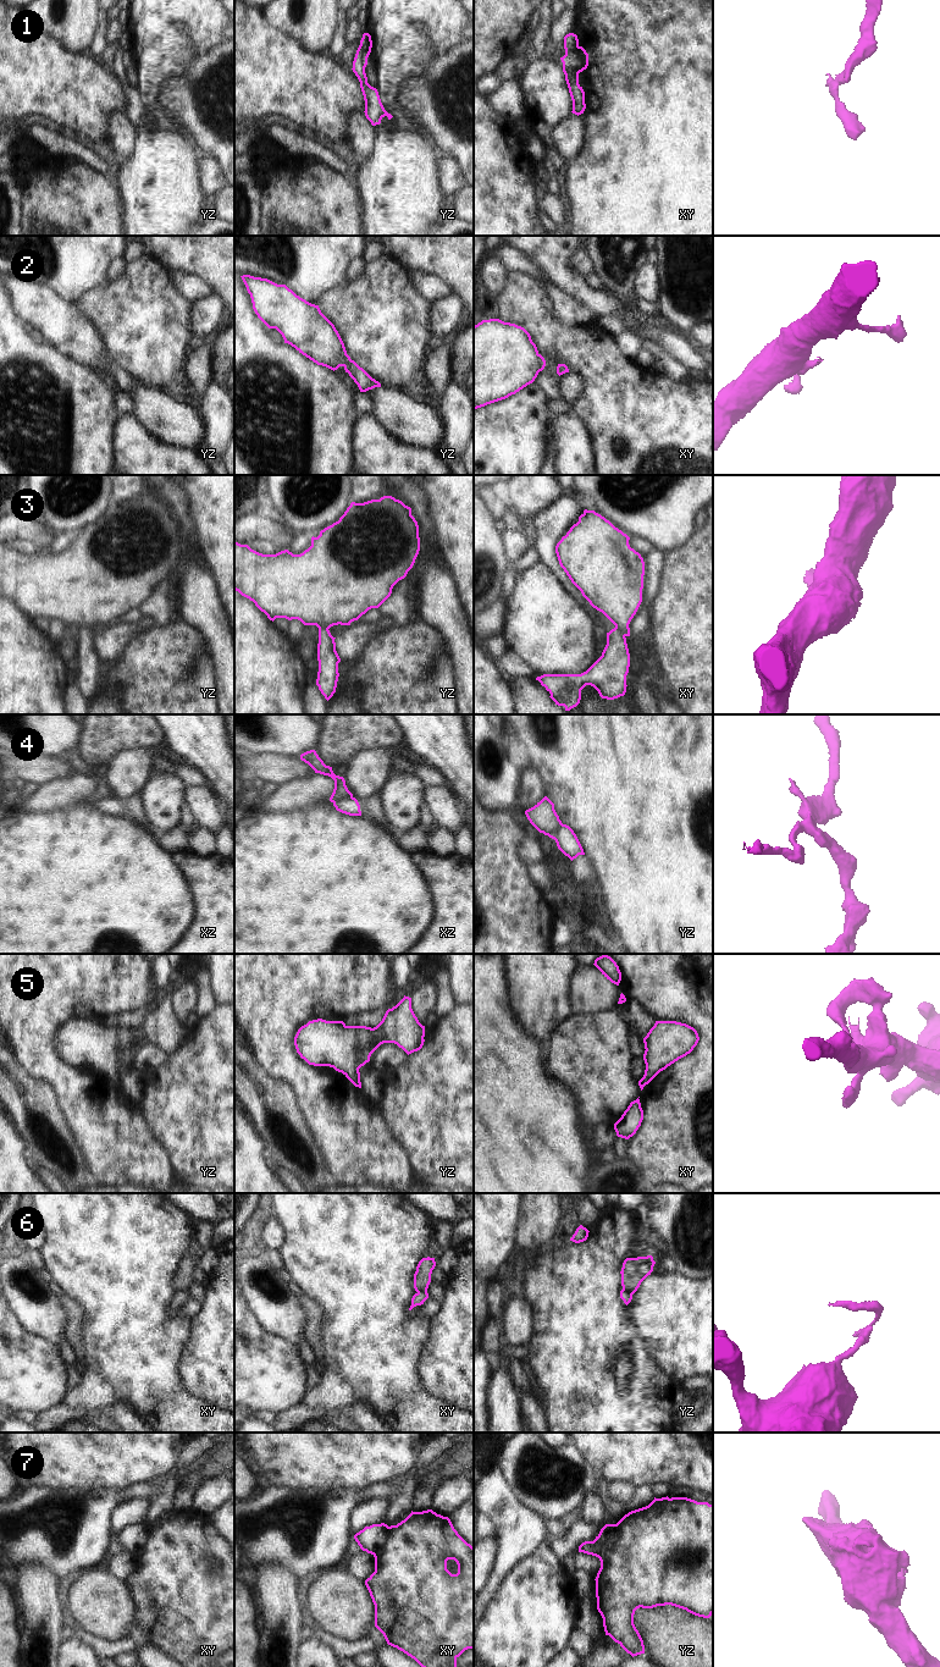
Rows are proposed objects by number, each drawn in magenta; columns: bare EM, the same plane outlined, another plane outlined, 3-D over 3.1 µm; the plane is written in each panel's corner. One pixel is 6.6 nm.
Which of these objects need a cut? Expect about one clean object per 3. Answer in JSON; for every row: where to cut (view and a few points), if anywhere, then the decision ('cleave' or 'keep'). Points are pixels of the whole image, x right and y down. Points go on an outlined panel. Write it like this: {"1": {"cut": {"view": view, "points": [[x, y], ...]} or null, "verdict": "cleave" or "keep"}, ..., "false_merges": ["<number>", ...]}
{"1": {"cut": {"view": "xy", "points": [[578, 45], [565, 54]]}, "verdict": "cleave"}, "2": {"cut": {"view": "yz", "points": [[347, 354], [348, 371]]}, "verdict": "cleave"}, "3": {"cut": {"view": "yz", "points": [[327, 628], [319, 630]]}, "verdict": "cleave"}, "4": {"cut": {"view": "xz", "points": [[352, 796], [333, 802]]}, "verdict": "cleave"}, "5": {"cut": null, "verdict": "keep"}, "6": {"cut": {"view": "xy", "points": [[426, 1290], [418, 1292]]}, "verdict": "cleave"}, "7": {"cut": {"view": "yz", "points": [[615, 1524], [617, 1536], [612, 1541], [597, 1543], [593, 1540]]}, "verdict": "cleave"}, "false_merges": ["1", "2", "3", "4", "6", "7"]}

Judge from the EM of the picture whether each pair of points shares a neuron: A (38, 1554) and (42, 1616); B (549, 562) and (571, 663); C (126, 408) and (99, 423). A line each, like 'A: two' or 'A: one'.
A: two
B: two
C: two

